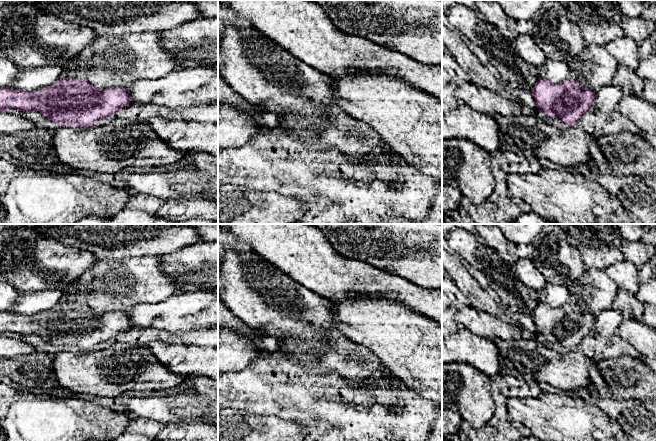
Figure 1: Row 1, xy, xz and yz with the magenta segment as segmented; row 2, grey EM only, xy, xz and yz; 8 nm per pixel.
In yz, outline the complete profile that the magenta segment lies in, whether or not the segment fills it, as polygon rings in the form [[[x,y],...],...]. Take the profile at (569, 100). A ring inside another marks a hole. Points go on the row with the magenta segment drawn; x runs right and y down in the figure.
[[[541,76],[531,92],[541,111],[559,117],[570,127],[593,106],[595,97],[595,92],[571,77],[553,84]]]

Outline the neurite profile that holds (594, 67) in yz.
[[[587,44],[584,50],[568,63],[571,78],[579,81],[585,88],[597,92],[611,85],[618,63],[604,46]]]

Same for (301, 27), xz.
[[[218,0],[238,18],[249,22],[303,63],[330,77],[344,77],[354,72],[385,72],[405,80],[410,86],[442,102],[442,64],[425,65],[408,56],[377,45],[357,35],[340,31],[326,12],[310,0]]]

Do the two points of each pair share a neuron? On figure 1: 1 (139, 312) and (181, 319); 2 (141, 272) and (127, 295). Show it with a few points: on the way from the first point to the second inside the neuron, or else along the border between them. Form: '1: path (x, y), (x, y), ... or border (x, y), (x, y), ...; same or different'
1: path (149, 313), (171, 315); same
2: path (136, 278), (127, 289); same

